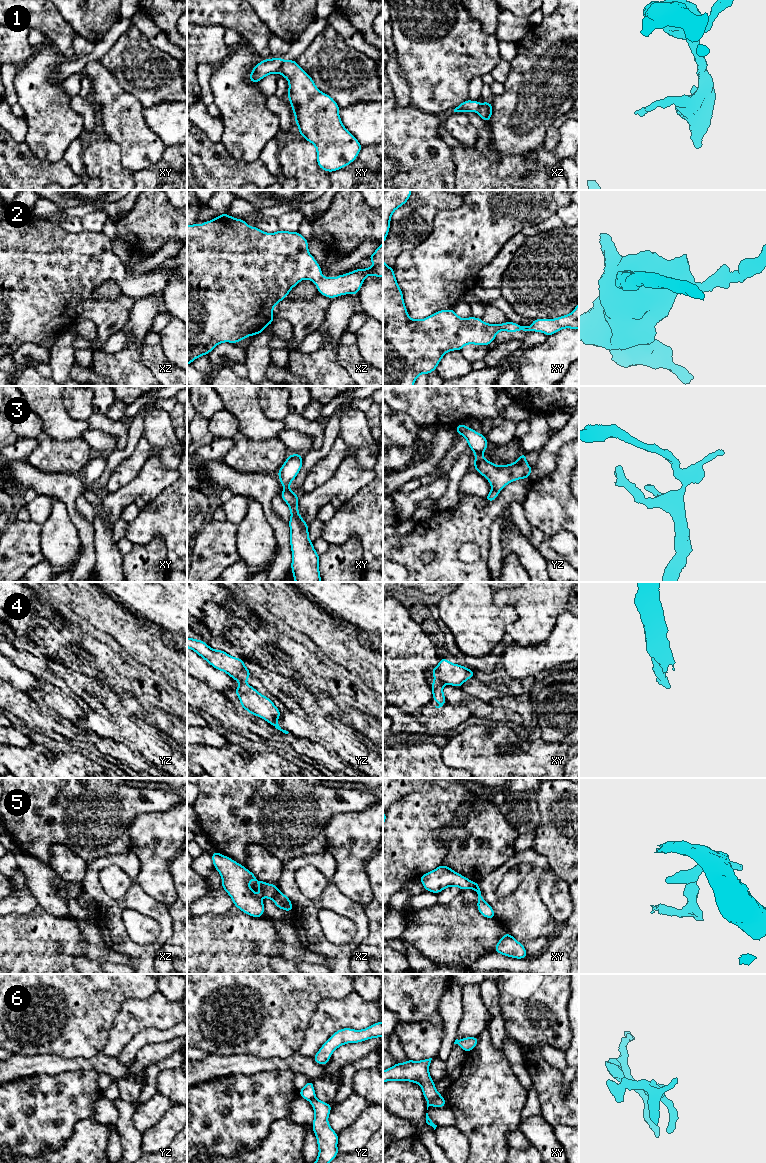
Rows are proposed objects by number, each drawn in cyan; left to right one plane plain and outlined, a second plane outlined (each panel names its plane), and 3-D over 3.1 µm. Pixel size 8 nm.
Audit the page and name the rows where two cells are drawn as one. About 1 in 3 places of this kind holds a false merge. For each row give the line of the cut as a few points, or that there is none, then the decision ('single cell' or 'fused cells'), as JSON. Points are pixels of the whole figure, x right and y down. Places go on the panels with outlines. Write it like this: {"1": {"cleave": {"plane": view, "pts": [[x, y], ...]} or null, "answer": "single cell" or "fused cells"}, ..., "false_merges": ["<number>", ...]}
{"1": {"cleave": {"plane": "xy", "pts": [[284, 61], [280, 74]]}, "answer": "fused cells"}, "2": {"cleave": null, "answer": "single cell"}, "3": {"cleave": null, "answer": "single cell"}, "4": {"cleave": {"plane": "xy", "pts": [[436, 678], [442, 684]]}, "answer": "fused cells"}, "5": {"cleave": {"plane": "xz", "pts": [[279, 891], [272, 899]]}, "answer": "fused cells"}, "6": {"cleave": {"plane": "xy", "pts": [[439, 1094], [427, 1101]]}, "answer": "fused cells"}, "false_merges": ["1", "4", "5", "6"]}

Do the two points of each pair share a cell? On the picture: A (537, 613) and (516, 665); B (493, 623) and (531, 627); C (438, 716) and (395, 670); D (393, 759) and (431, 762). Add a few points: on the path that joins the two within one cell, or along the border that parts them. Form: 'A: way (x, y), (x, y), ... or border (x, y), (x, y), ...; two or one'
A: border (546, 639), (537, 644), (520, 646); two
B: border (496, 604), (510, 606), (517, 615), (505, 632); two
C: border (429, 702), (420, 706), (412, 714); two
D: way (402, 759), (422, 759); one

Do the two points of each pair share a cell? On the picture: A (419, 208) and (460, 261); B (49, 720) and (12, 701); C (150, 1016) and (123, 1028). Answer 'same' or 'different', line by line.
A: different
B: same
C: same

